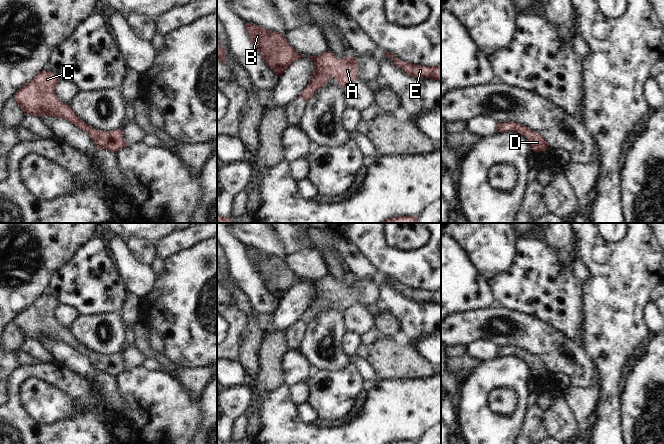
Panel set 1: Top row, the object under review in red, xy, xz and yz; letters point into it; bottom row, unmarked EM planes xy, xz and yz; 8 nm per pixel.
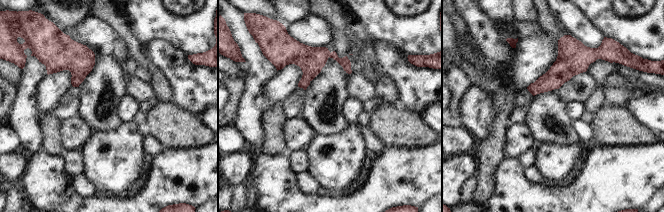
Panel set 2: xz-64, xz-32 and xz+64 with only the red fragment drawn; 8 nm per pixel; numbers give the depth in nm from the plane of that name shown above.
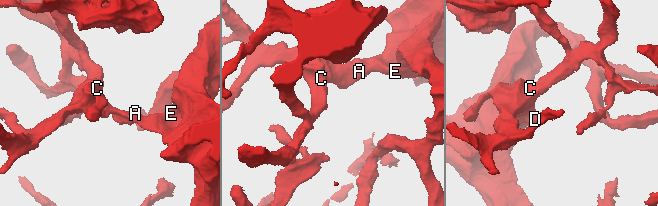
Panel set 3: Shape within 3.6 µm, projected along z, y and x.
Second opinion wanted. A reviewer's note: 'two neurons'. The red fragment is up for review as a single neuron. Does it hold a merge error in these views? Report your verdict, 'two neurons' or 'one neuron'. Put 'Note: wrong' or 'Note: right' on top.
Note: wrong
one neuron

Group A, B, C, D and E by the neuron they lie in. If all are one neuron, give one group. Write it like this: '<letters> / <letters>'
A B C D E

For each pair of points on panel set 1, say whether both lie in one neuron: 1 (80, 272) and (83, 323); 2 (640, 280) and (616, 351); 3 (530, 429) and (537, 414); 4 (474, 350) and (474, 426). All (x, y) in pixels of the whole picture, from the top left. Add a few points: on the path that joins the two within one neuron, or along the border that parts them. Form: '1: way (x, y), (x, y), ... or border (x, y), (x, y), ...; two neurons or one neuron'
1: border (97, 313), (80, 315); two neurons
2: way (622, 298), (620, 311), (616, 315), (616, 333); one neuron
3: way (534, 425), (535, 418); one neuron
4: border (498, 356), (481, 363); two neurons

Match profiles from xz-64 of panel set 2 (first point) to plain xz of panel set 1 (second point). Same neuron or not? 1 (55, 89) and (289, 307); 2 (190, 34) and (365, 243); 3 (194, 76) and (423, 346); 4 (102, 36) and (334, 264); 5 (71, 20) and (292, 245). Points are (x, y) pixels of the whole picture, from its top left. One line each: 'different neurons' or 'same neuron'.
1: same neuron
2: same neuron
3: different neurons
4: different neurons
5: same neuron

